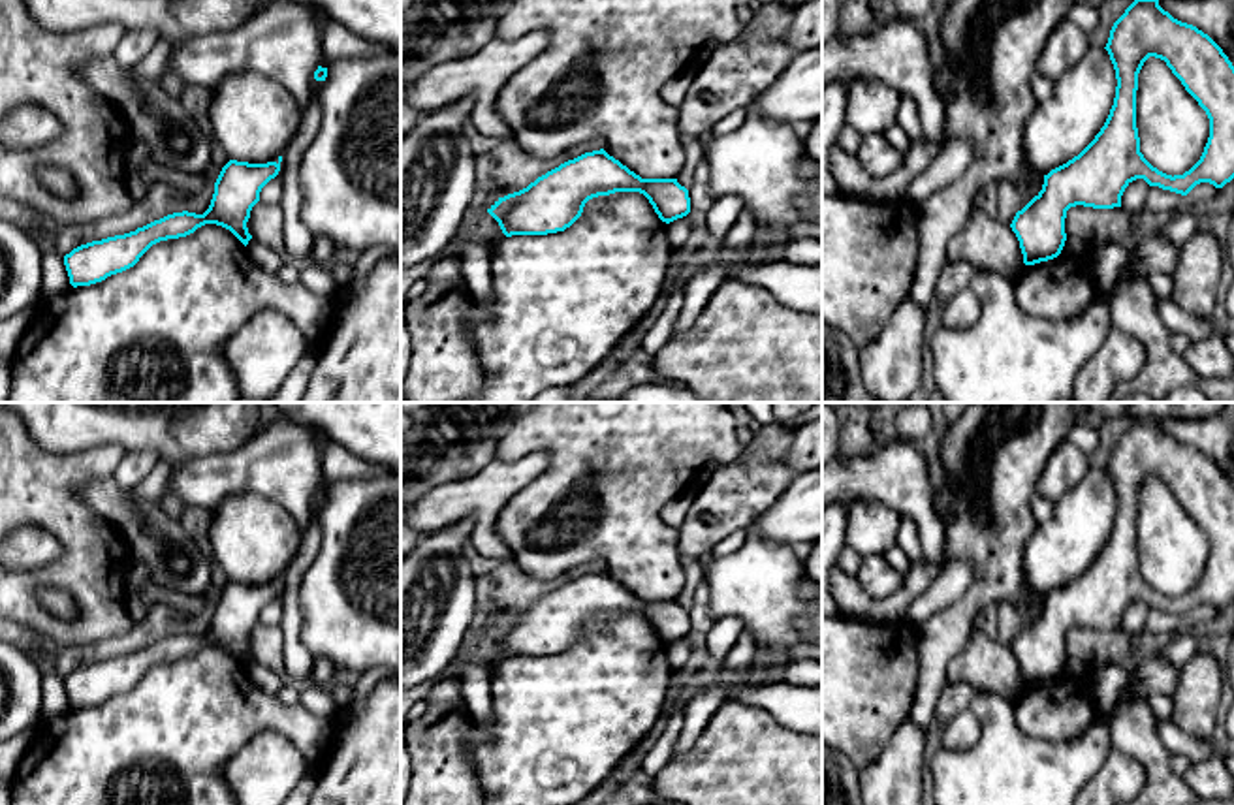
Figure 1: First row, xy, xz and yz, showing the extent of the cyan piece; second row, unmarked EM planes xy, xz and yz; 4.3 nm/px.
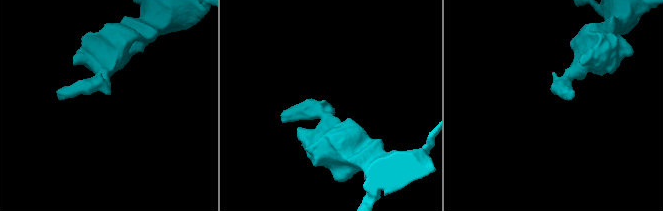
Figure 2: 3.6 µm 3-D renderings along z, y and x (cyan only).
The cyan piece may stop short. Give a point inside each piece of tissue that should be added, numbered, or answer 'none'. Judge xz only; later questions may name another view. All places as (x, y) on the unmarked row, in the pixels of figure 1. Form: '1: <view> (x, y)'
none

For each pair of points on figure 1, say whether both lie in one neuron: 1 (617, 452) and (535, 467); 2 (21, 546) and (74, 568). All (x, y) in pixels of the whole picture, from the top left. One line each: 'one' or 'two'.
1: two
2: two

